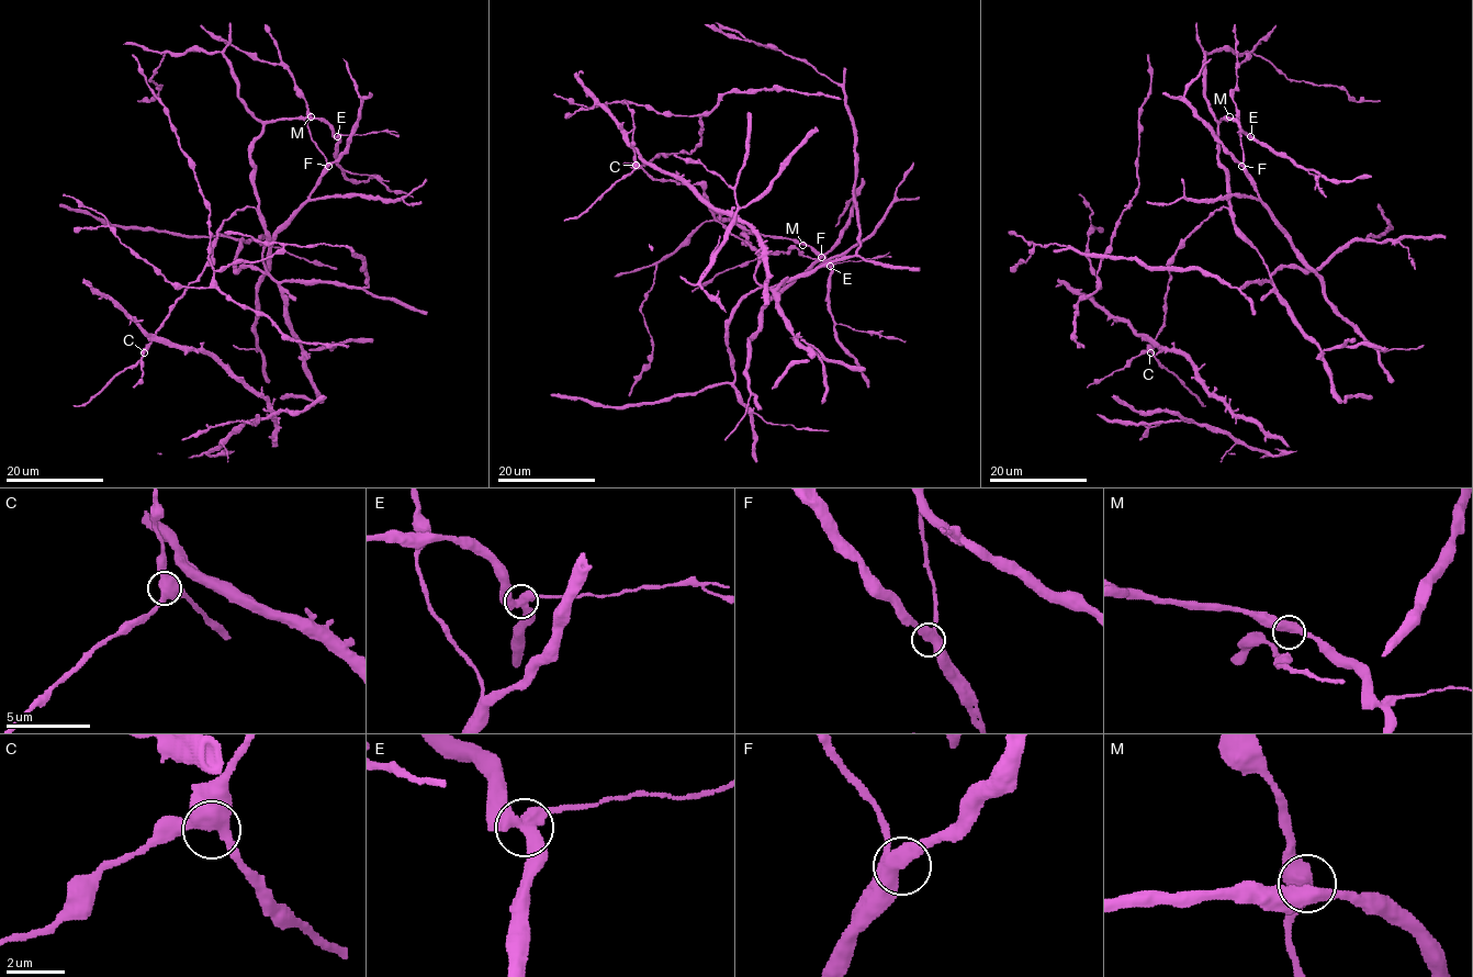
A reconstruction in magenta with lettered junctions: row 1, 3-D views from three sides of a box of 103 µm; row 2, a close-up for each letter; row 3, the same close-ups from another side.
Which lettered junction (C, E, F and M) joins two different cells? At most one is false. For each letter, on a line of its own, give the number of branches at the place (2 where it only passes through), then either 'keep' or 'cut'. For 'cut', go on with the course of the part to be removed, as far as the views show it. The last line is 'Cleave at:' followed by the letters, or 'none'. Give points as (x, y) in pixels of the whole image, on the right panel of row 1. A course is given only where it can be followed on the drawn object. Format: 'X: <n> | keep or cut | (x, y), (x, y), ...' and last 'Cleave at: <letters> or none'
C: 3 | keep
E: 3 | cut
F: 3 | keep
M: 3 | keep
Cleave at: E

